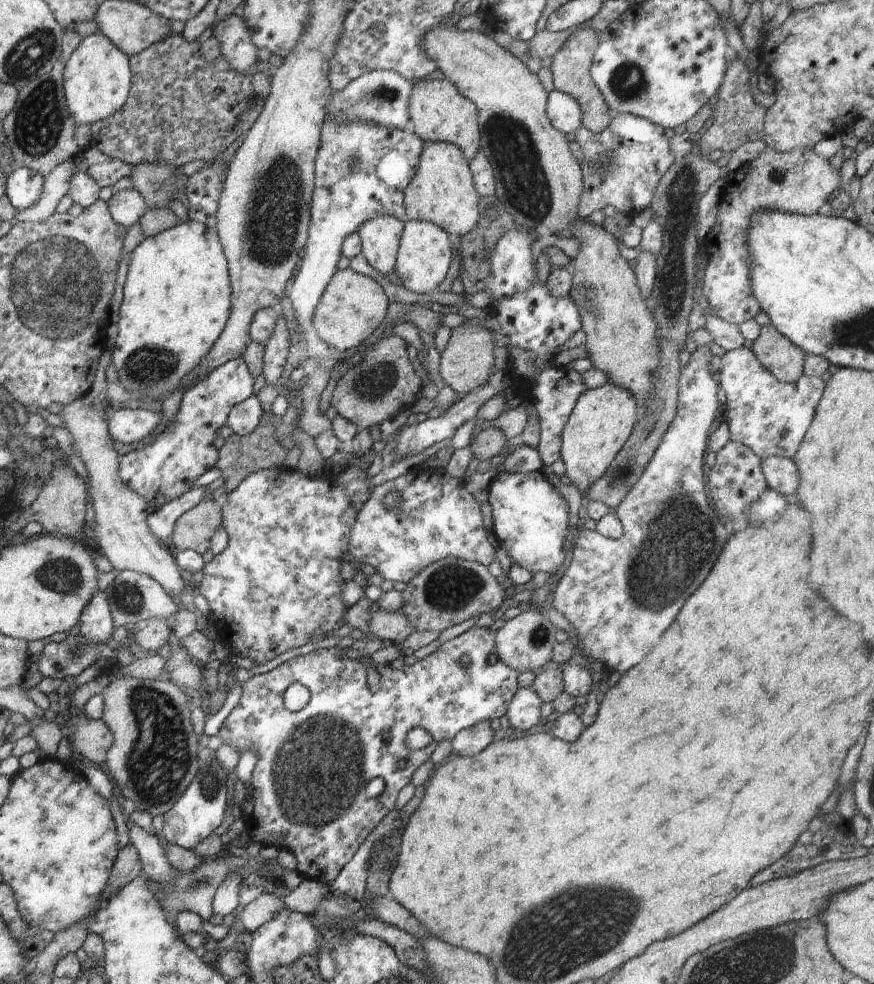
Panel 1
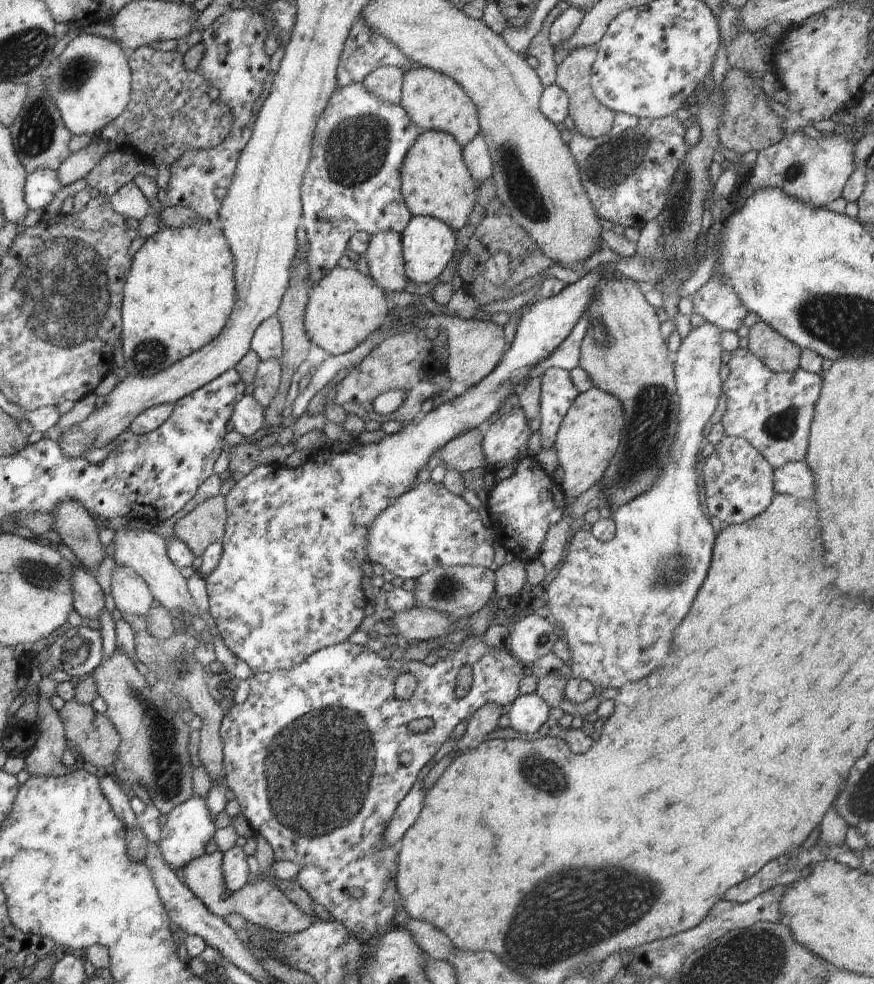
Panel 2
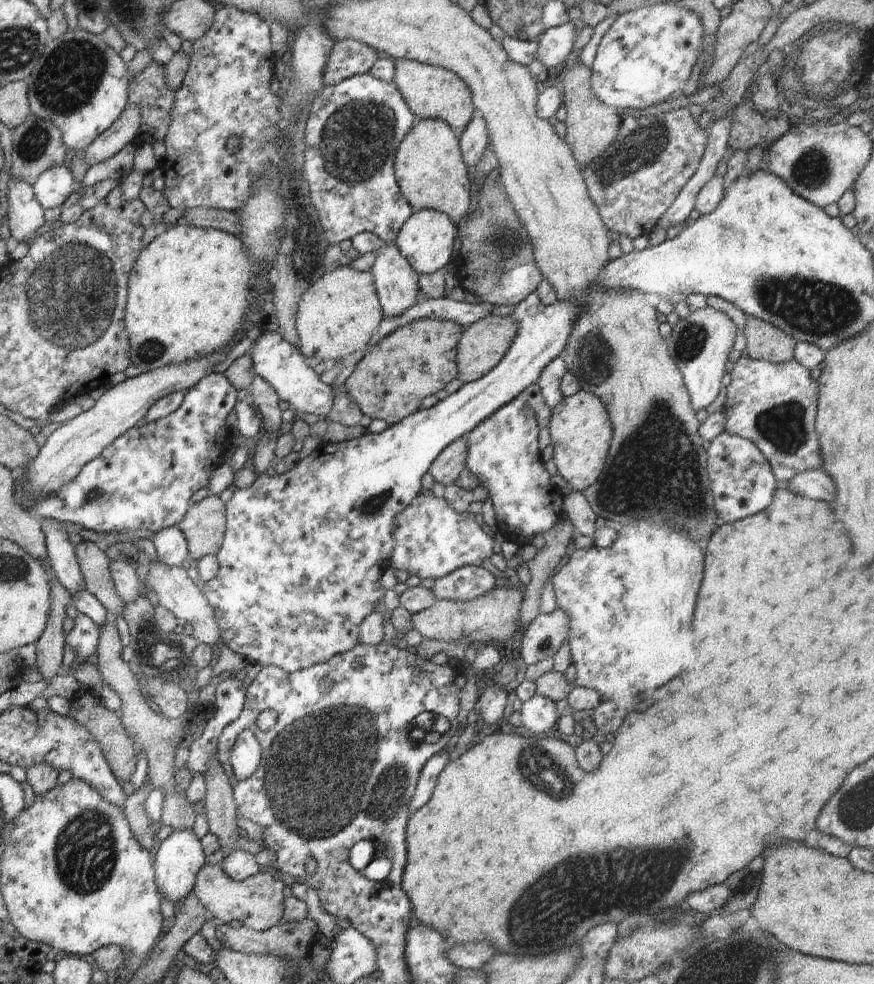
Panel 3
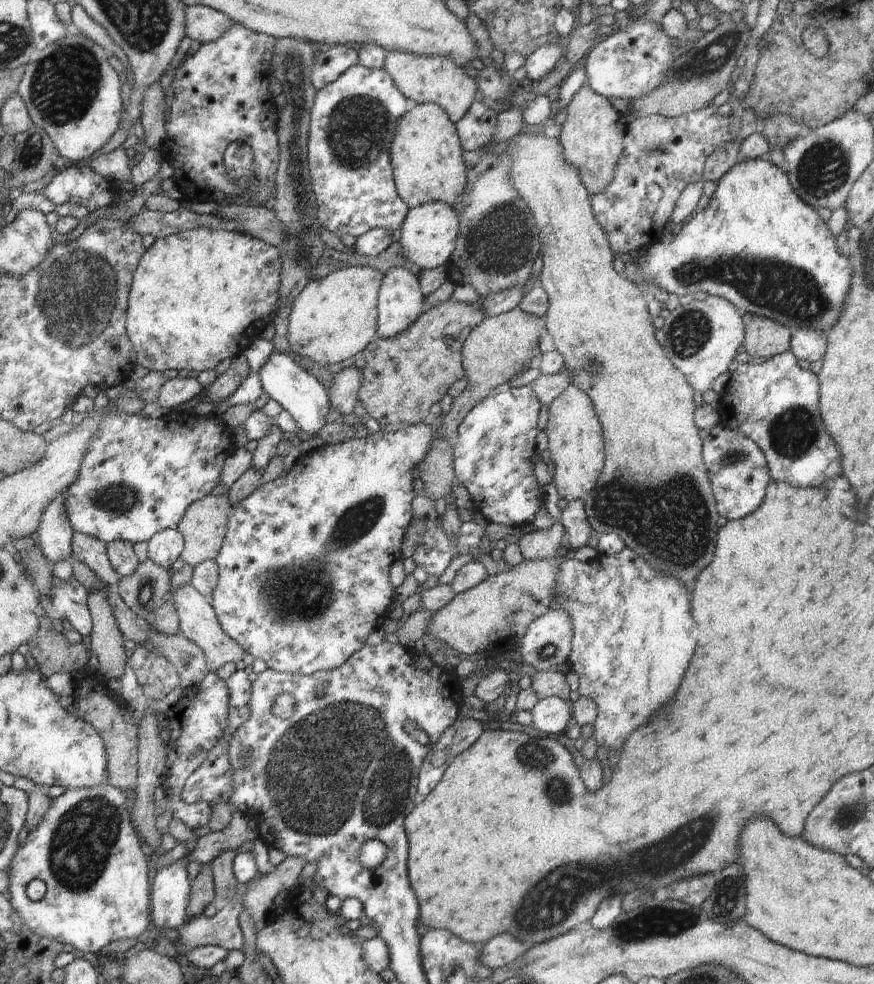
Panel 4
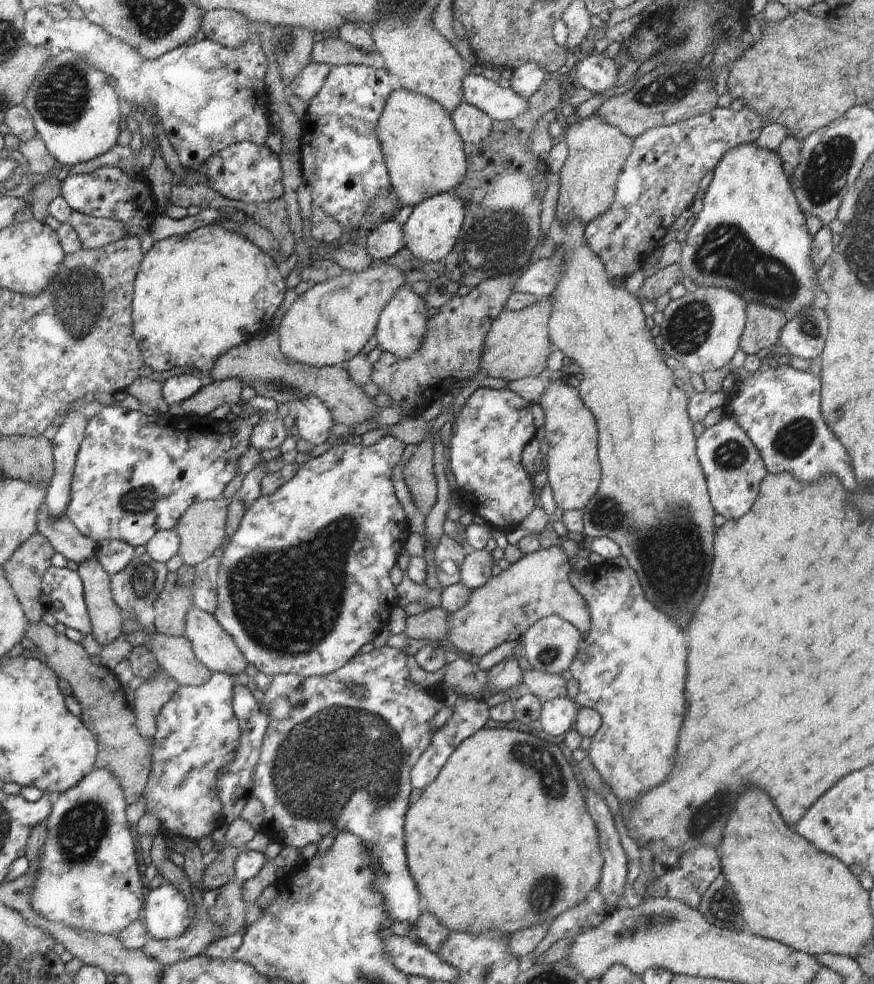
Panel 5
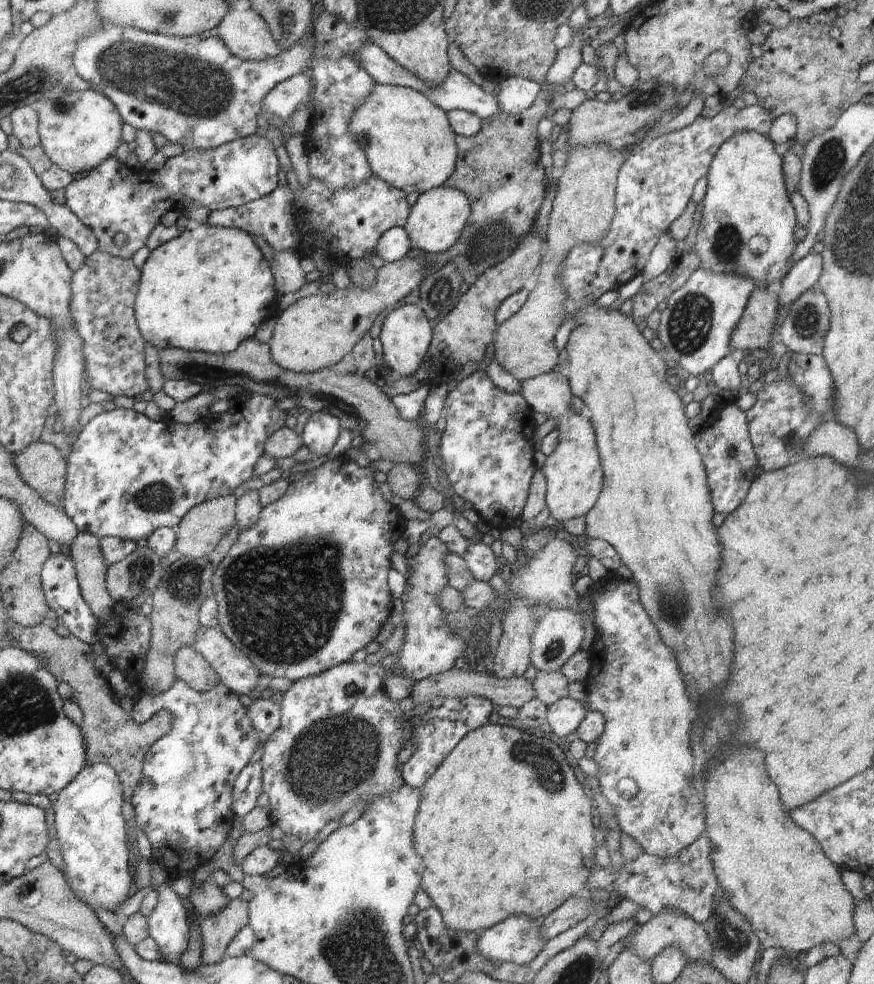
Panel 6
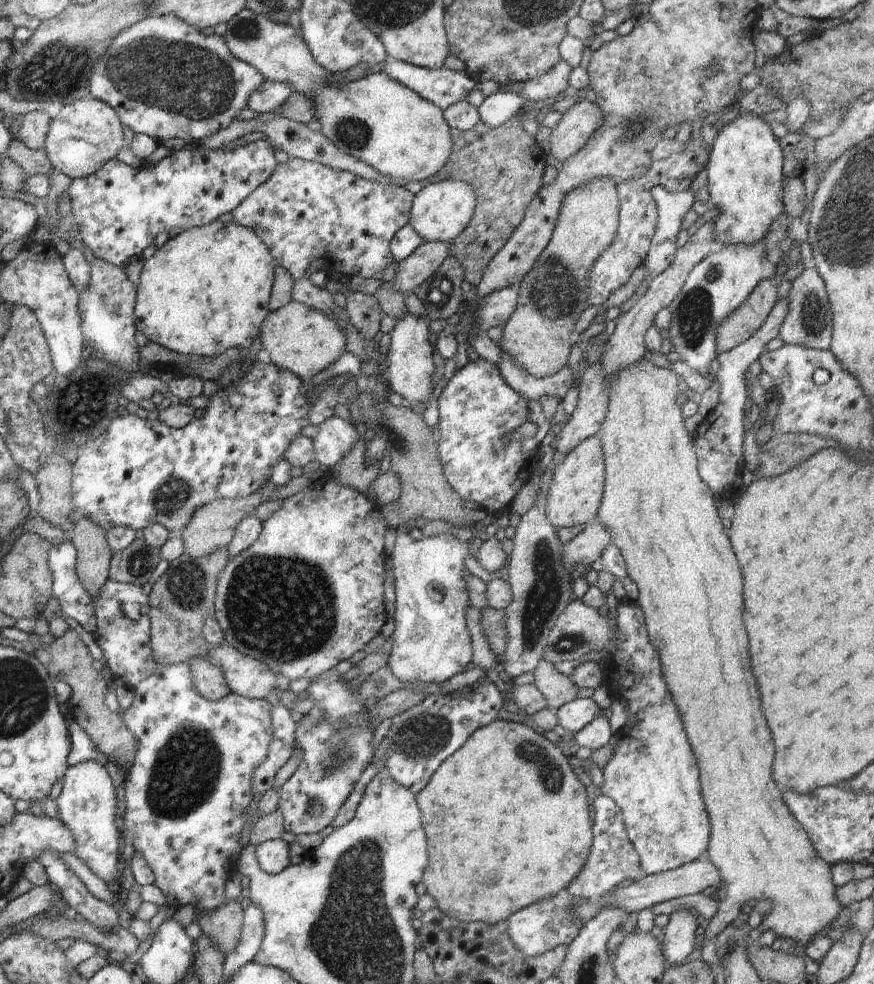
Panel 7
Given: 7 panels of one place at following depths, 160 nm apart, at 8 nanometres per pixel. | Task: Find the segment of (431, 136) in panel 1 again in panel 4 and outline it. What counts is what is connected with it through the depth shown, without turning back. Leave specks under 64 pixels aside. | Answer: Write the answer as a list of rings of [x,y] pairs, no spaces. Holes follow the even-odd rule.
[[[388,51],[383,68],[388,71],[394,84],[411,104],[436,103],[446,111],[452,124],[456,124],[475,101],[474,96],[478,88],[474,76],[450,57],[426,57],[402,51]]]

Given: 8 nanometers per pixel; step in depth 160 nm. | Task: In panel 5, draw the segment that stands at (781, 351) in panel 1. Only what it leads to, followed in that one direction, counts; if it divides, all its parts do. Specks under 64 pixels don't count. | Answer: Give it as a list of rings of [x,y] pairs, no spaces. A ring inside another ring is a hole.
[[[756,302],[747,304],[746,315],[747,322],[740,336],[740,350],[747,355],[758,355],[764,348],[775,348],[789,318],[780,310]]]

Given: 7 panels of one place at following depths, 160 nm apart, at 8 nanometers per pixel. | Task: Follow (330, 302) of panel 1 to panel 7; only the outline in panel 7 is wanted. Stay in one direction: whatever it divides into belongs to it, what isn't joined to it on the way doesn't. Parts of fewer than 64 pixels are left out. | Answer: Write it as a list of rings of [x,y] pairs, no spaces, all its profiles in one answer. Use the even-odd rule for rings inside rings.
[[[423,242],[408,258],[397,264],[393,285],[403,294],[412,292],[419,284],[428,280],[449,255],[447,243]],[[290,301],[264,319],[259,333],[263,357],[278,368],[289,370],[303,381],[310,381],[346,351],[345,330],[337,321],[298,301]]]

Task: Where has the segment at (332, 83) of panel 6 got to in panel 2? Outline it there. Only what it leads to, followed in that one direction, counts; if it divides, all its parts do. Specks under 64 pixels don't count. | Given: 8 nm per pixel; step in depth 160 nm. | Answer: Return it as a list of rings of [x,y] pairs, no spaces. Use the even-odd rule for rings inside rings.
[[[352,83],[345,87],[336,87],[324,112],[320,113],[317,120],[317,126],[314,129],[311,142],[311,157],[304,173],[304,178],[301,184],[301,203],[302,203],[302,224],[305,227],[309,251],[307,256],[308,264],[310,265],[309,286],[312,289],[320,279],[323,279],[331,270],[338,266],[339,260],[344,256],[344,249],[347,248],[348,241],[353,237],[353,234],[364,231],[369,235],[375,235],[386,231],[394,231],[401,233],[408,224],[408,221],[413,217],[408,210],[404,197],[401,193],[400,167],[403,164],[404,157],[408,152],[412,143],[423,130],[412,122],[408,113],[402,108],[400,103],[389,103],[379,96],[373,95],[365,86],[364,83]]]

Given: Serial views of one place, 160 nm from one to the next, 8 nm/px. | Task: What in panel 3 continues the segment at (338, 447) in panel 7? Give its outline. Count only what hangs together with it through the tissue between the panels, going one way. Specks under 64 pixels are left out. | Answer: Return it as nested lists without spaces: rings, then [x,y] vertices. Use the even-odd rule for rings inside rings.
[[[263,329],[256,340],[254,350],[250,352],[253,360],[254,372],[260,378],[268,381],[275,388],[281,400],[288,402],[290,409],[296,414],[316,414],[327,416],[332,408],[333,390],[324,383],[304,361],[304,356],[292,343],[289,343],[279,332],[270,332]]]

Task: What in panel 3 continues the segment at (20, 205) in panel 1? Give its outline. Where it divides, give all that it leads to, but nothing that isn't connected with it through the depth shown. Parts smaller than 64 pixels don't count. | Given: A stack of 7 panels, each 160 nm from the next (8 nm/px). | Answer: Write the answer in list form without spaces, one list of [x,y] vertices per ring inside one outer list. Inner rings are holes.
[[[64,165],[44,171],[33,184],[36,200],[43,209],[56,208],[64,204],[74,192],[85,188],[82,182],[74,180],[70,168]]]

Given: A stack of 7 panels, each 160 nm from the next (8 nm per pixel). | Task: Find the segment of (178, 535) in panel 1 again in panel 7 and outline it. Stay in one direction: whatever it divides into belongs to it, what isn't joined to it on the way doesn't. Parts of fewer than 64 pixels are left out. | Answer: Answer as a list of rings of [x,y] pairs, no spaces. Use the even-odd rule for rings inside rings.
[[[258,493],[251,494],[243,499],[218,499],[209,502],[202,508],[196,509],[190,522],[182,531],[182,542],[185,553],[191,557],[203,557],[220,549],[226,549],[231,543],[238,523],[251,513],[255,514],[255,508],[264,500]]]

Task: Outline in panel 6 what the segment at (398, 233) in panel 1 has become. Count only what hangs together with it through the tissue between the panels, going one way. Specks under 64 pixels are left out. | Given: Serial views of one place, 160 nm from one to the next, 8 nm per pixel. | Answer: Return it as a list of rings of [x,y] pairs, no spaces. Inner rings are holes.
[[[419,305],[395,306],[383,320],[379,338],[383,346],[383,364],[391,371],[393,377],[412,376],[425,360],[430,348],[433,328],[429,318]]]

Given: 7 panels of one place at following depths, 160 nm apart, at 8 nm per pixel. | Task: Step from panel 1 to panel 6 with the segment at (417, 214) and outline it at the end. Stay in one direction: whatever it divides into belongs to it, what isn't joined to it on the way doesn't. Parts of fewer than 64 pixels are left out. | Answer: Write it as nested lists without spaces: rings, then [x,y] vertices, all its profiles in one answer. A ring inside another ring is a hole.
[[[376,83],[363,103],[351,114],[349,128],[356,144],[364,151],[373,174],[407,193],[423,193],[444,185],[456,168],[456,134],[451,129],[447,113],[439,109],[429,98],[408,87]]]

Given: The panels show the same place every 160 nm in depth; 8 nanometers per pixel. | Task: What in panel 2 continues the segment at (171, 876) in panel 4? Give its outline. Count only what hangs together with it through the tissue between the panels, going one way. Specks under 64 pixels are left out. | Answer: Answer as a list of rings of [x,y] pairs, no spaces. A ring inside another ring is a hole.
[[[190,797],[187,801],[173,808],[168,814],[168,821],[161,828],[159,849],[164,862],[173,870],[180,873],[191,860],[205,853],[208,842],[214,838],[216,827],[214,817],[207,809],[207,802],[201,797]]]

